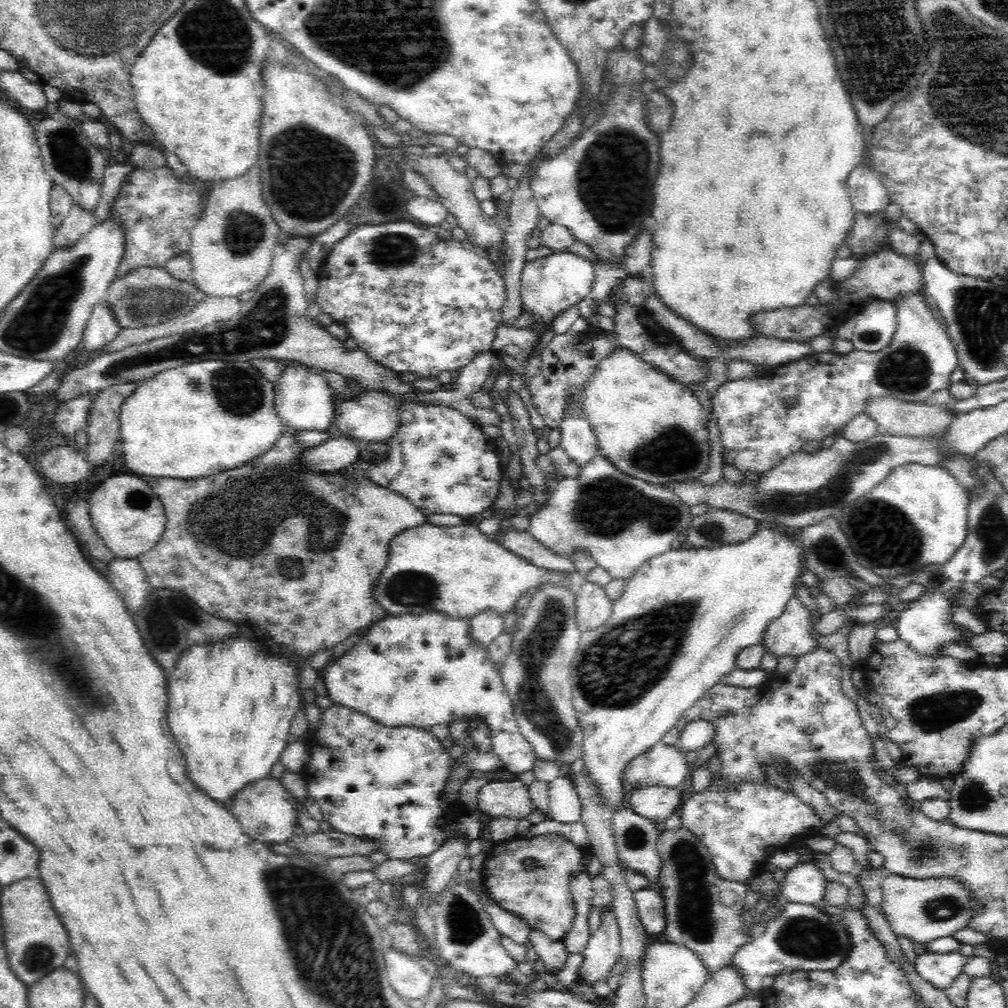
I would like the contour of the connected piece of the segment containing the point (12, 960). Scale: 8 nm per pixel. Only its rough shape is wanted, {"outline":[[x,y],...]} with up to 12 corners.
{"outline":[[40,877],[2,888],[9,966],[27,986],[64,967],[68,932]]}

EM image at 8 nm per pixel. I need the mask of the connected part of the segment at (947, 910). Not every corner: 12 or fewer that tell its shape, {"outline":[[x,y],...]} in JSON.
{"outline":[[885,873],[882,914],[922,950],[981,902],[952,877]]}

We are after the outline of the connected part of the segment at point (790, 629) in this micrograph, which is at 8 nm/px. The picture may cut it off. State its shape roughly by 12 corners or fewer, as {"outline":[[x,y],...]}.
{"outline":[[794,596],[768,624],[762,645],[774,656],[817,648],[810,610]]}

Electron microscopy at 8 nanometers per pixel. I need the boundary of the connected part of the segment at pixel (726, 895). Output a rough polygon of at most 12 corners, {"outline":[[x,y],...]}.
{"outline":[[687,828],[656,840],[664,936],[709,974],[750,940],[746,882]]}

